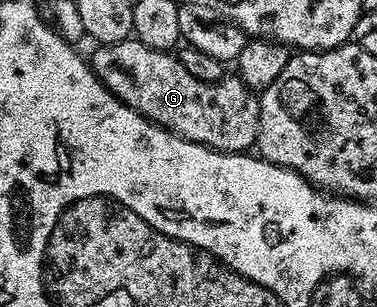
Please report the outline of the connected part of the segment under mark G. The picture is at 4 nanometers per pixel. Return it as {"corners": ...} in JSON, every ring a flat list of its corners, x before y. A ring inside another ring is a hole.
{"corners":[[128,38,116,44,99,44,96,52,89,56,89,63,99,81,131,109,138,112,140,117,152,120,168,128,176,137,196,146,206,146,211,150,225,152,243,152,246,144,254,145,259,139,259,117,252,114,253,104,243,96,222,96,215,84,206,84,201,78,191,73,178,55,170,51,162,52,156,48,145,46,145,42]]}

